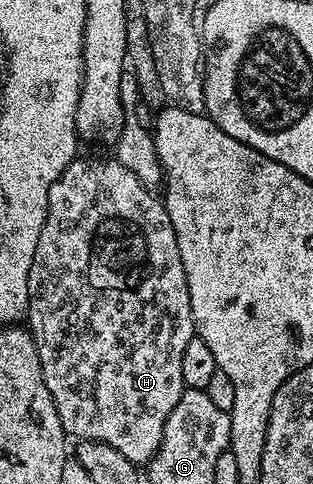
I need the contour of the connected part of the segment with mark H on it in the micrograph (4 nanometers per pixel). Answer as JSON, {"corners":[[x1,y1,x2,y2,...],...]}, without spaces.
{"corners":[[75,157,68,164,48,193,48,213,44,217,44,229,40,229,40,241,36,241,36,257,32,257,32,269,28,269,30,305,26,309,25,318,30,319,28,330,40,357,44,385,48,385,48,393,52,393,60,425,67,436,74,438,75,435,75,440,78,441,104,441,104,445,112,445,112,449,124,453,124,457,128,457,128,461,135,465,146,465,158,451,160,441,164,437,164,421,168,421,168,413,176,409,176,401,180,401,182,396,184,384,180,373,180,360,184,357,188,341,196,335,192,305,188,297,188,281,184,277,184,261,180,261,176,229,172,229,165,202,159,196,157,199,154,196,157,194,144,186,136,177,136,173,128,173,128,169,124,169,124,165,120,165,117,158,82,158]]}

